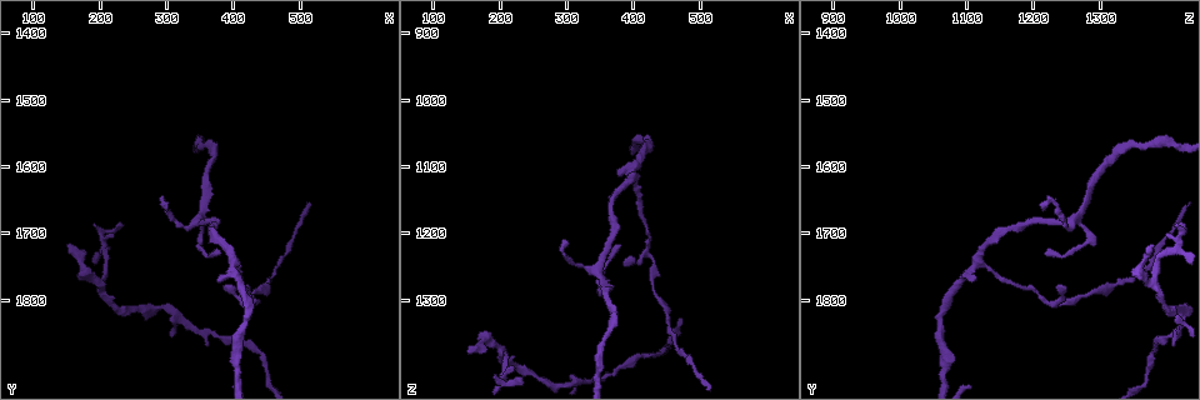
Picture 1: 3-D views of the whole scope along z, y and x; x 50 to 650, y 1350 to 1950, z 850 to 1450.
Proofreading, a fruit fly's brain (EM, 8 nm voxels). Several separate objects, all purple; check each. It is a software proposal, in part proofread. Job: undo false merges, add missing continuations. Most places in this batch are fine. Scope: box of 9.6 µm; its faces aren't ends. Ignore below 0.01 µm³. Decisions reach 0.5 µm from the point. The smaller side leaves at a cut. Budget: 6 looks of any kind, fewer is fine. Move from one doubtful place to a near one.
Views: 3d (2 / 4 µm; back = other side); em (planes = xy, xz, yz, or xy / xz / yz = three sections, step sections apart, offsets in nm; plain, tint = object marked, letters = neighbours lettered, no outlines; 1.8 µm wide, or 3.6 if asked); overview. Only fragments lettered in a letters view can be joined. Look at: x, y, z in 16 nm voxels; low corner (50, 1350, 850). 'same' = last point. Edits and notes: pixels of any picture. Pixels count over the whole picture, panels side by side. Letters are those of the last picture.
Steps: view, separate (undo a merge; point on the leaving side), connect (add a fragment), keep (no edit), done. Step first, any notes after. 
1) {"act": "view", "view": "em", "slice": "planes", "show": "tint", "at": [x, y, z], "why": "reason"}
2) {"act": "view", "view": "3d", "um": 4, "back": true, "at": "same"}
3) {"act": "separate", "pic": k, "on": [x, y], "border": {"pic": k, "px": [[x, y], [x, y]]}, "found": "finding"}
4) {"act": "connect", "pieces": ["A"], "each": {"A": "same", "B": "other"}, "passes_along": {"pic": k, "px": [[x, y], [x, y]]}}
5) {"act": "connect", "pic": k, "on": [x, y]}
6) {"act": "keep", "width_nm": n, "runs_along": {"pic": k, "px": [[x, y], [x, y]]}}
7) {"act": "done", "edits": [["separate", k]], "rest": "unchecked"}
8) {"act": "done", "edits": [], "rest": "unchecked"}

{"act": "view", "view": "3d", "um": 2, "at": [400, 1745, 1115]}

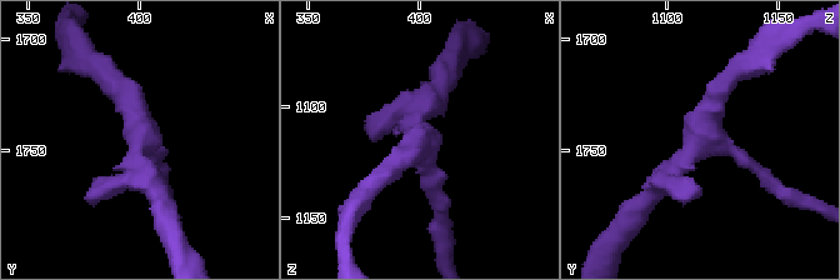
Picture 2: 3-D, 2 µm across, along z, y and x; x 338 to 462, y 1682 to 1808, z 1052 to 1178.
{"act": "view", "view": "em", "slice": "planes", "show": "letters", "at": [399, 1742, 1118], "why": "now the EM"}

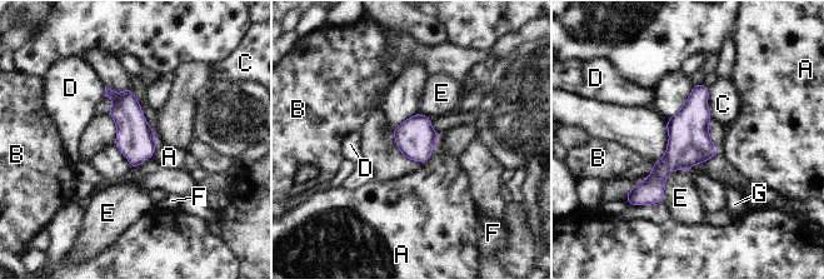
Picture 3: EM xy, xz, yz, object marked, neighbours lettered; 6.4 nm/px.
{"act": "keep", "each": {"A": "other", "B": "other", "C": "other", "D": "other", "E": "other", "F": "other", "G": "other"}, "runs_along": {"pic": 3, "px": [[705, 90], [689, 143], [644, 198]]}, "found": "continuous, no second neuron"}

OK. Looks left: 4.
{"act": "view", "view": "3d", "um": 4, "at": [200, 1775, 1380], "why": "sharp bend"}

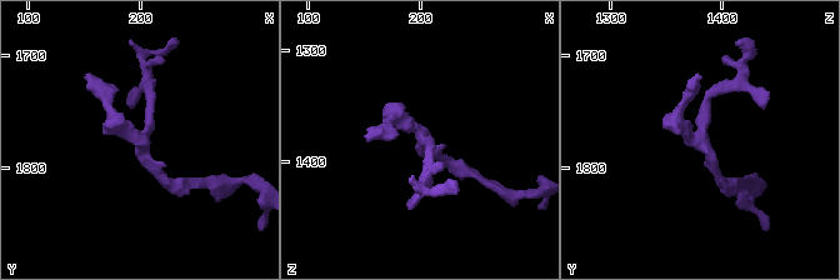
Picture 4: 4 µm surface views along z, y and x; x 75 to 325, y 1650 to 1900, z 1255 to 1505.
{"act": "view", "view": "em", "slice": "xz", "step": 8, "show": "letters", "at": [200, 1780, 1382]}

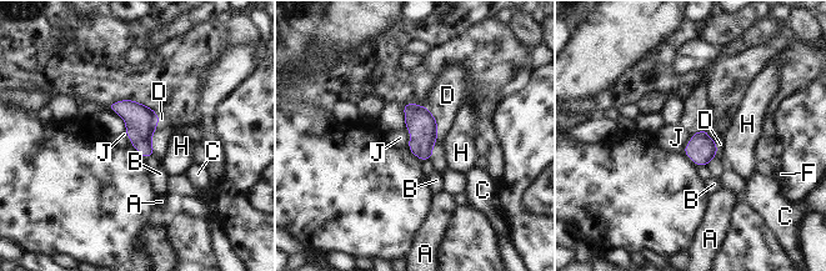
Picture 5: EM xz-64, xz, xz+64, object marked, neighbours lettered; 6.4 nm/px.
{"act": "keep", "width_nm": 180, "each": {"A": "other", "B": "other", "C": "other", "D": "other", "F": "other", "H": "other", "J": "other"}, "border": {"pic": 5, "px": [[405, 125], [409, 131], [408, 145]]}, "found": "one neuron here"}

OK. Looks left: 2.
{"act": "done", "edits": [], "rest": "unchecked"}

